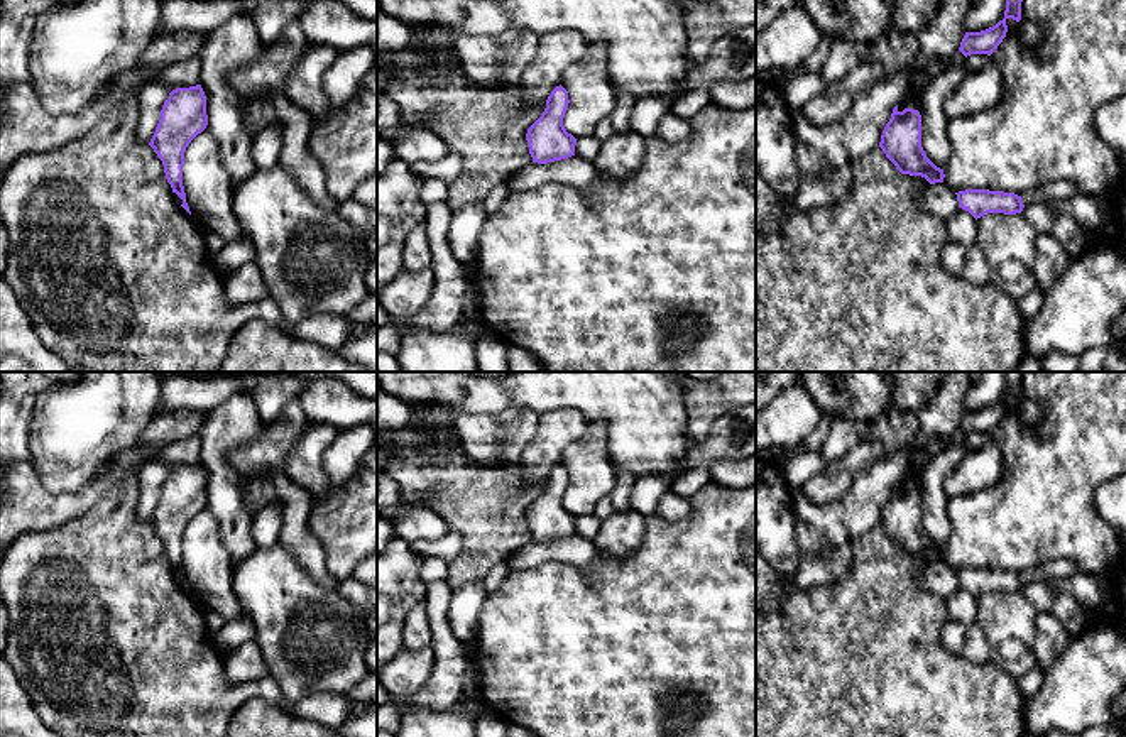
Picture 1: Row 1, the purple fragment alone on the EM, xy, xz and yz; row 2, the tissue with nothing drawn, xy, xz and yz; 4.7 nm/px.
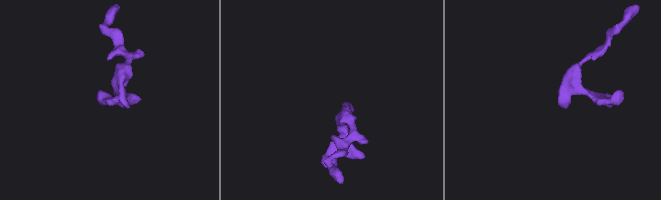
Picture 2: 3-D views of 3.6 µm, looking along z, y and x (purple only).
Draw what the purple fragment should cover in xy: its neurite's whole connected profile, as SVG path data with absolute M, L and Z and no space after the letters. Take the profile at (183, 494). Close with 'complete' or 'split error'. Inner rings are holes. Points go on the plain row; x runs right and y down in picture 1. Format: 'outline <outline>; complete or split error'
outline M201 463L176 467L169 472L161 489L161 497L149 521L162 539L166 558L183 578L183 587L191 593L183 565L184 531L189 521L208 504L206 475Z; complete

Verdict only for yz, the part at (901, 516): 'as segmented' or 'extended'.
as segmented

